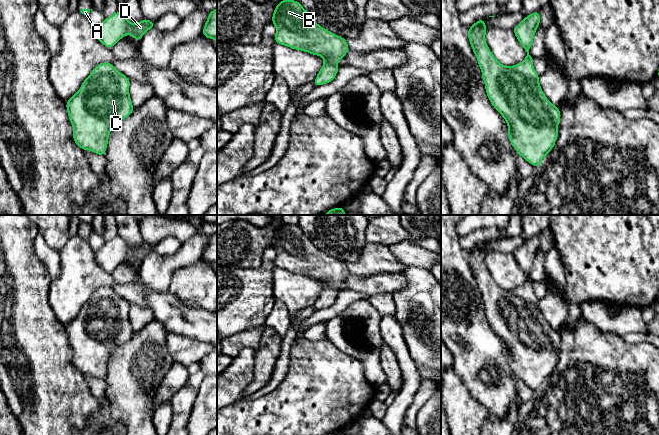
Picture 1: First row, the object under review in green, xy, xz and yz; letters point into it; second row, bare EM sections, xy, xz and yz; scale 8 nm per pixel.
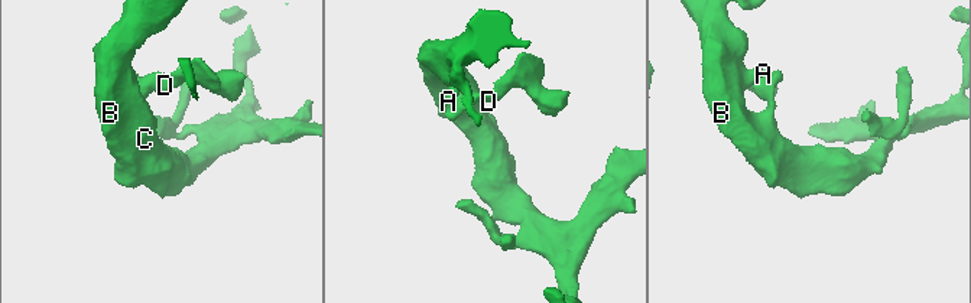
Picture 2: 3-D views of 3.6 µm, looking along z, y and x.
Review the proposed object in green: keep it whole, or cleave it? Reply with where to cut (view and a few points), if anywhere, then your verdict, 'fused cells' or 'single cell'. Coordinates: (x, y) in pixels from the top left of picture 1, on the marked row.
no cut | single cell

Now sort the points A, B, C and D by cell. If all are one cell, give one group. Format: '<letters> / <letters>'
A B C D

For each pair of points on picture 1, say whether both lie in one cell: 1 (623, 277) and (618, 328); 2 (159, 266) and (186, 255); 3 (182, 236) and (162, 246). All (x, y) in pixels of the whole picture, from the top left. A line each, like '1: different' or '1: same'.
1: different
2: same
3: different

